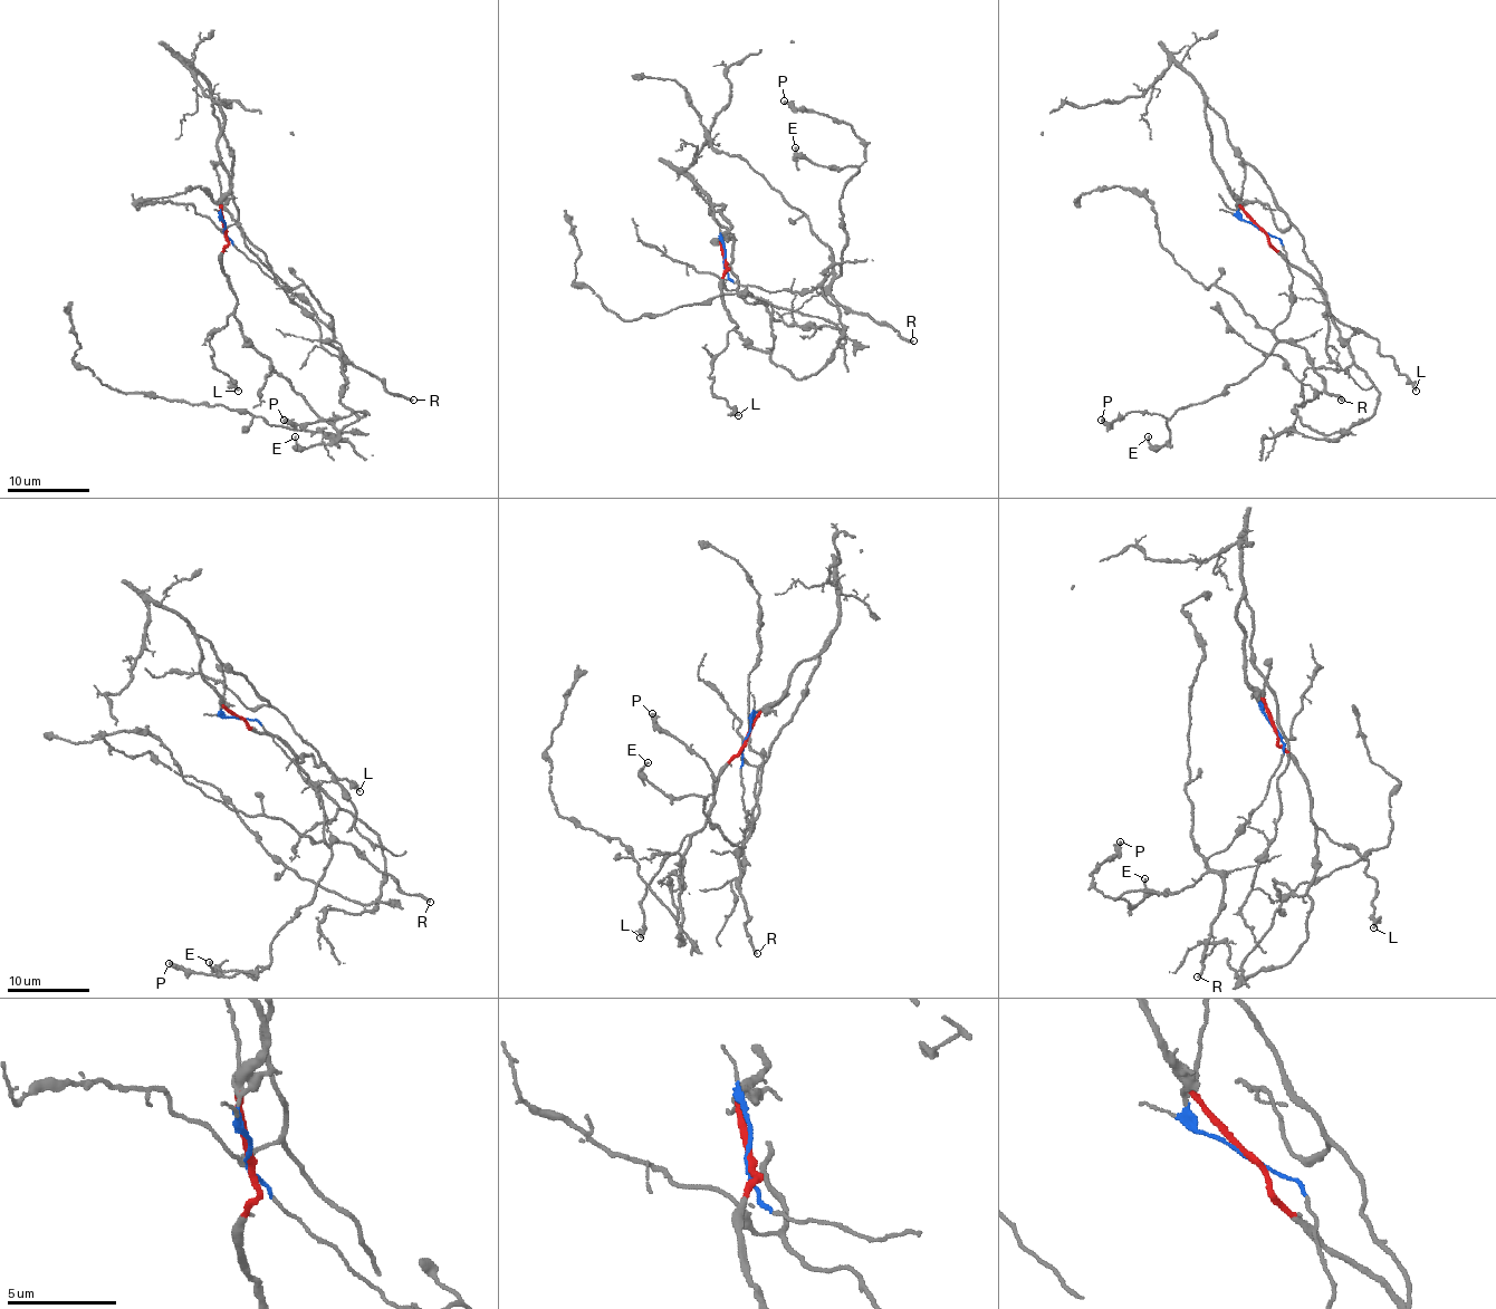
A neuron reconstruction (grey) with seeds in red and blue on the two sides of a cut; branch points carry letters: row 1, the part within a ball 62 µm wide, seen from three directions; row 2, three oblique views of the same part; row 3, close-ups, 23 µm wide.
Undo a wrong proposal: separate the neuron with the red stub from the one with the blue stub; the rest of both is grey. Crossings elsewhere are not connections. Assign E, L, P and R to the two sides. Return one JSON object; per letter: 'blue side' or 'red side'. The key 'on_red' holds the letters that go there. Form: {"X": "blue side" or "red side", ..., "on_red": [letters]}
{"E": "blue side", "L": "red side", "P": "blue side", "R": "blue side", "on_red": ["L"]}

